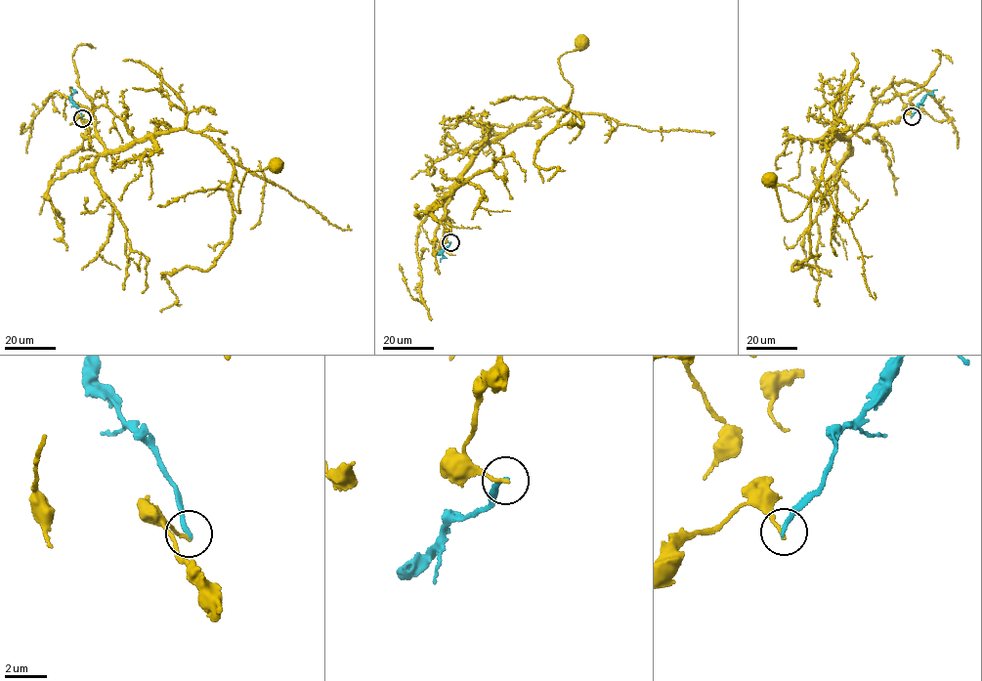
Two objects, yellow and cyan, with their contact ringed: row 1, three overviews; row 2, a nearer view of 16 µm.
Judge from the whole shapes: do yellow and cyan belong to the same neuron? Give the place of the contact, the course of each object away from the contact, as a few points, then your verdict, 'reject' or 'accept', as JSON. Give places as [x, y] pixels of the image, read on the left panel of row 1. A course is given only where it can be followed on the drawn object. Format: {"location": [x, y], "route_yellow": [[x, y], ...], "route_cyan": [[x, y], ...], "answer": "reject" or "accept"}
{"location": [82, 118], "route_yellow": [[82, 119], [85, 138], [112, 150], [167, 131], [206, 135], [233, 166], [239, 213], [245, 174], [276, 163]], "route_cyan": [[82, 118], [71, 100], [75, 92], [70, 87]], "answer": "reject"}

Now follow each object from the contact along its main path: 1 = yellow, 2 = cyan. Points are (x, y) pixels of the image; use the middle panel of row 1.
1: (451, 242), (446, 205), (458, 179), (484, 145), (566, 108), (573, 88), (558, 60), (581, 43)
2: (450, 242), (440, 253), (444, 256), (440, 262)

